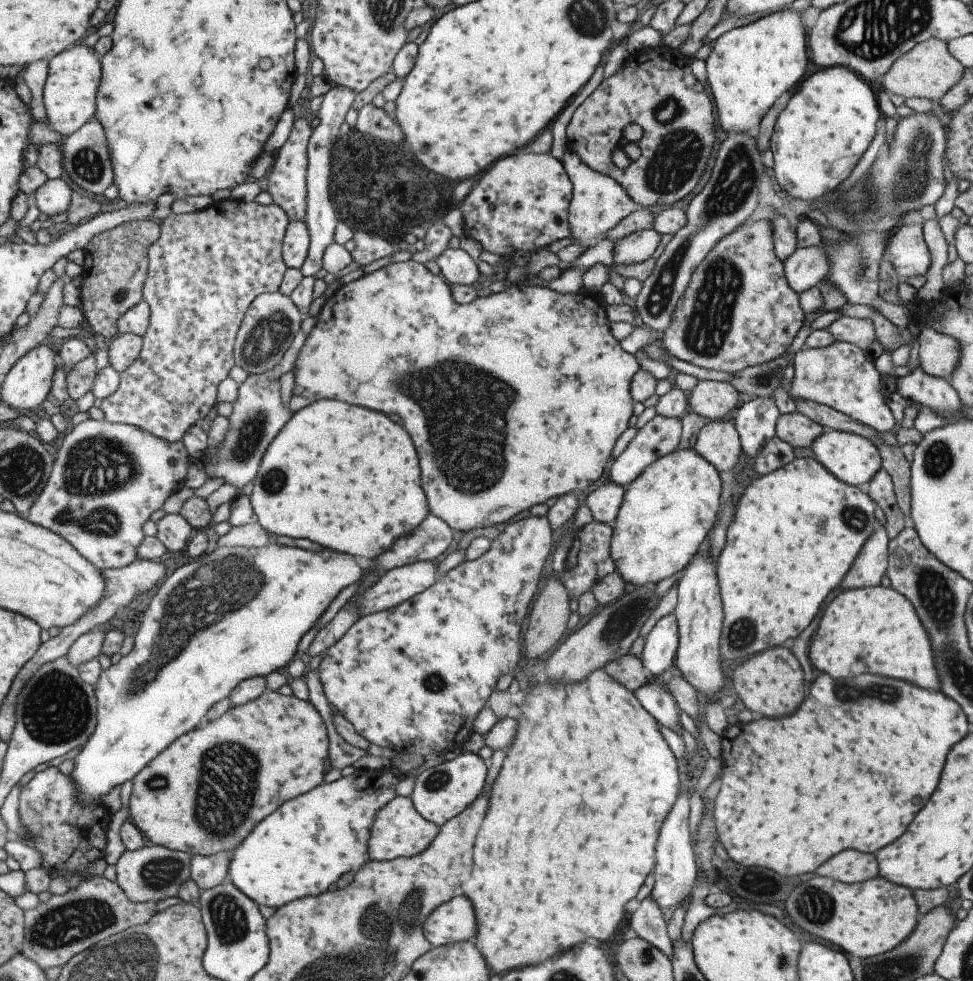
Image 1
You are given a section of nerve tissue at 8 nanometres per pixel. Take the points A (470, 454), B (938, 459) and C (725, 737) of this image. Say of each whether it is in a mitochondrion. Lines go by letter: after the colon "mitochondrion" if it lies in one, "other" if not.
A: mitochondrion
B: mitochondrion
C: other

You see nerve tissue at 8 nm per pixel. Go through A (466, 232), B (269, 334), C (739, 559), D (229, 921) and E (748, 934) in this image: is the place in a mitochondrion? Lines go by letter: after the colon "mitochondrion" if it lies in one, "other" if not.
A: other
B: mitochondrion
C: other
D: mitochondrion
E: other

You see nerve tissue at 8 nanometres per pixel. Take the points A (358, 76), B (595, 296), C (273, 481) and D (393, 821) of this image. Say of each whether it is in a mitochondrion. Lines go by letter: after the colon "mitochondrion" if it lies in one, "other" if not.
A: other
B: other
C: mitochondrion
D: other

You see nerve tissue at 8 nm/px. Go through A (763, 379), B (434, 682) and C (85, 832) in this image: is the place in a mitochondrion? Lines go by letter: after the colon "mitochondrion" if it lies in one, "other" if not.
A: mitochondrion
B: mitochondrion
C: other

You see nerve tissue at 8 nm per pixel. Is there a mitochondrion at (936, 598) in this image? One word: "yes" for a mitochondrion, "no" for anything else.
yes

